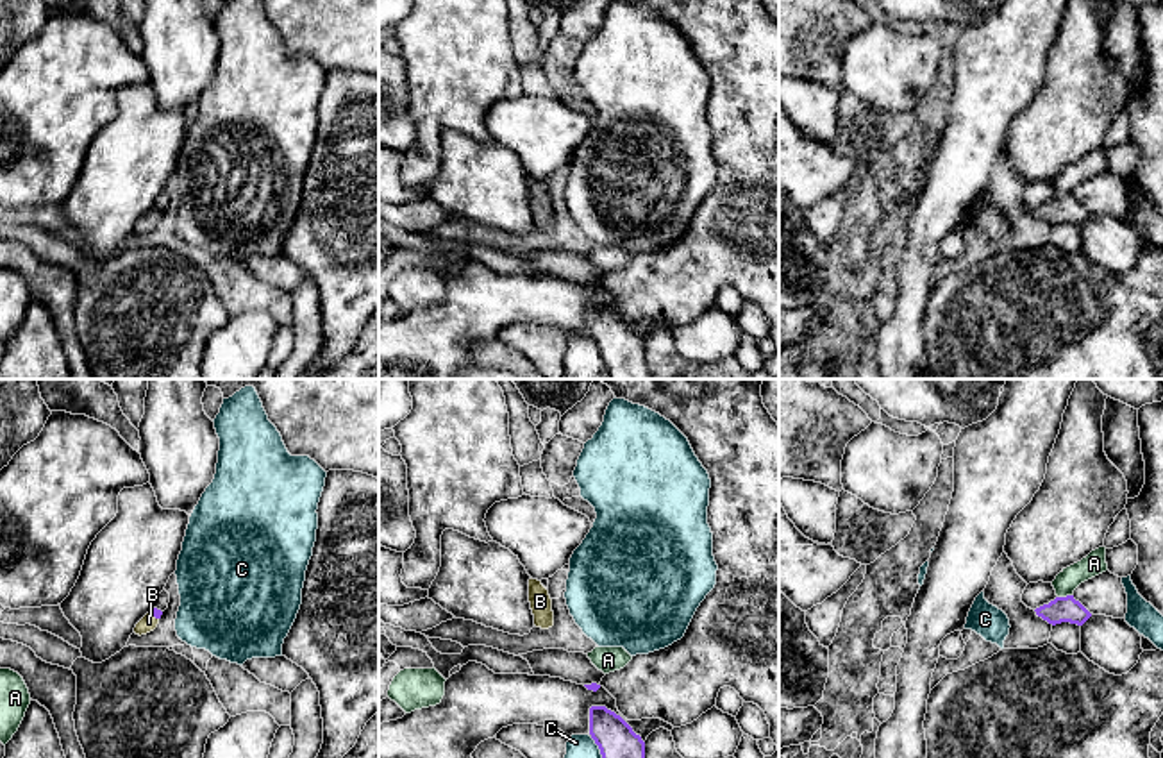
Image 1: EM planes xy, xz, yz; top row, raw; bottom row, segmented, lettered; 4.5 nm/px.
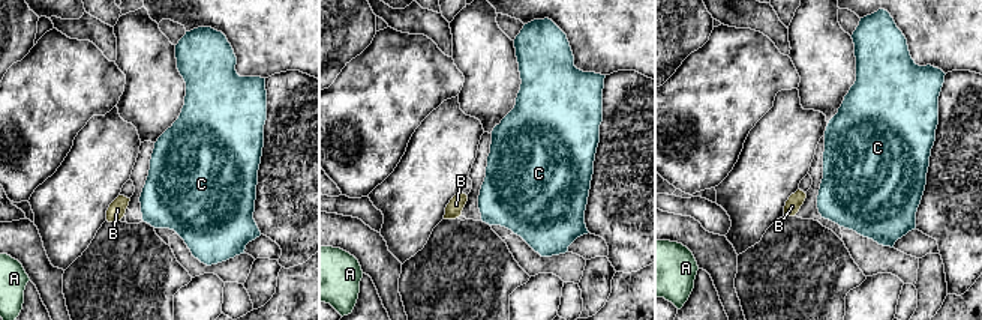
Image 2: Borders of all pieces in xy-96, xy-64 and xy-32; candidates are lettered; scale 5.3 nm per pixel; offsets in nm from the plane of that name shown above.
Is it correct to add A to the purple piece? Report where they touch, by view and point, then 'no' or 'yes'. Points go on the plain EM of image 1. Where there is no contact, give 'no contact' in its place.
contact yz (1063, 197); no

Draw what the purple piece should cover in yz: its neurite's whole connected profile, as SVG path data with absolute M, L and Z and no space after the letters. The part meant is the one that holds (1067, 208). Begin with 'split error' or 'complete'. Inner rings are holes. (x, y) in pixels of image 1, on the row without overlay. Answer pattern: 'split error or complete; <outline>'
complete; M1074 195L1056 197L1034 211L1052 225L1061 222L1083 225L1092 216L1092 213L1079 200L1075 200Z

